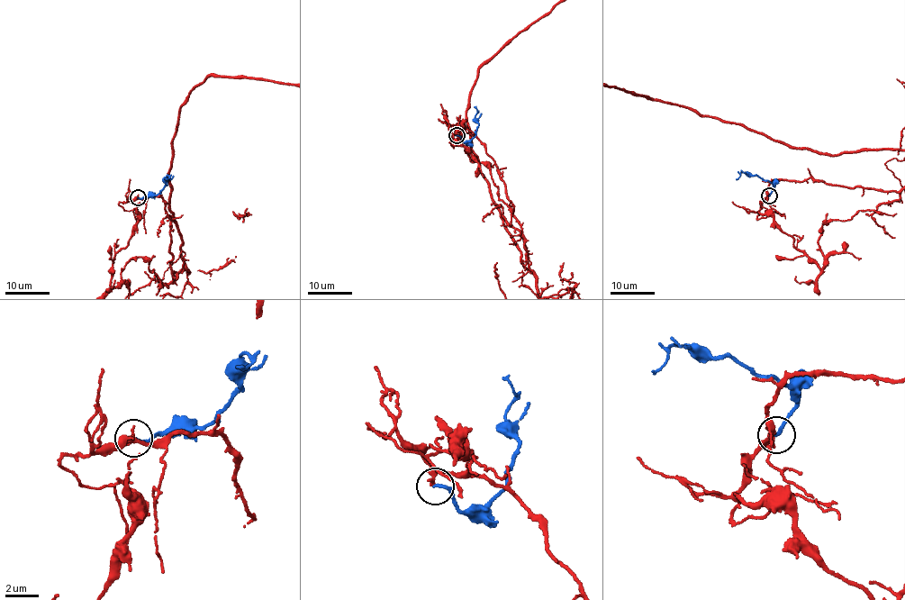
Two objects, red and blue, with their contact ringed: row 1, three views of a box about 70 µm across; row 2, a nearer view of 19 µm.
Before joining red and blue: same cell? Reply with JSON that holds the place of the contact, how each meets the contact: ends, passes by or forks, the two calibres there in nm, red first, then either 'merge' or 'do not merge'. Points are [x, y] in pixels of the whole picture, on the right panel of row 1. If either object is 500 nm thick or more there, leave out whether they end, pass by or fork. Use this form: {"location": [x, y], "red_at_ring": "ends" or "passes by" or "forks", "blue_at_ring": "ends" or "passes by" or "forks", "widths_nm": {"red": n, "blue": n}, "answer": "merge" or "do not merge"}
{"location": [769, 195], "red_at_ring": "passes by", "blue_at_ring": "ends", "widths_nm": {"red": 180, "blue": 200}, "answer": "do not merge"}

